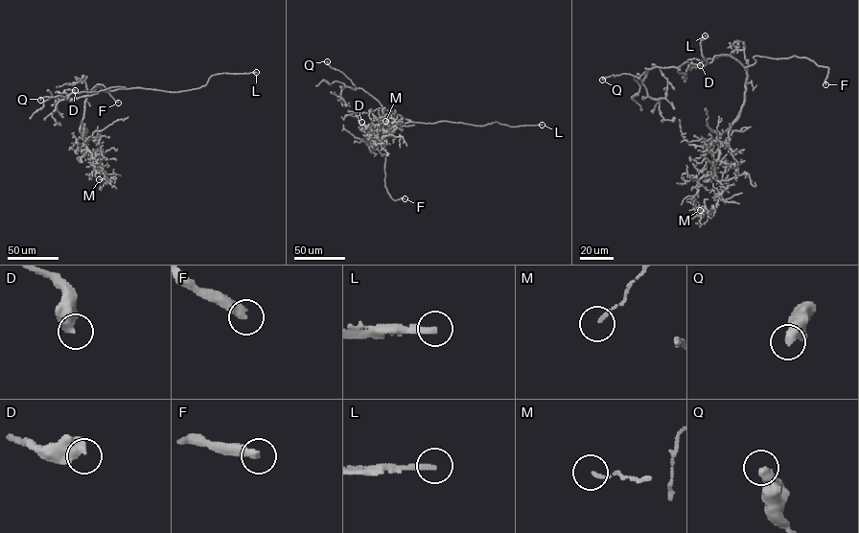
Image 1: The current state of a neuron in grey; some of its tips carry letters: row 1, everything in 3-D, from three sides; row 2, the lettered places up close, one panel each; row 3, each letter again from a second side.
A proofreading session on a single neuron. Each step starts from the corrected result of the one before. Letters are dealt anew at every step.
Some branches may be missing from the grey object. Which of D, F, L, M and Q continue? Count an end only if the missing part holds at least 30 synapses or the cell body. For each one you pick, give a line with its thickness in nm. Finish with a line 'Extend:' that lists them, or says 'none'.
F: Thickness 380 nm
L: Thickness 280 nm
Extend: F, L

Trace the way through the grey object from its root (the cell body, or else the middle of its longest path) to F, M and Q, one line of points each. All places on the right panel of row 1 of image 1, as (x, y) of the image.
F: (711, 61), (716, 56), (730, 56), (746, 67), (755, 62), (755, 56), (806, 57), (828, 68), (825, 84)
M: (711, 61), (730, 56), (747, 77), (739, 115), (719, 141), (714, 172), (722, 194), (714, 208), (700, 210)
Q: (711, 61), (703, 65), (699, 59), (689, 58), (678, 67), (645, 68), (638, 78), (622, 74), (602, 80)

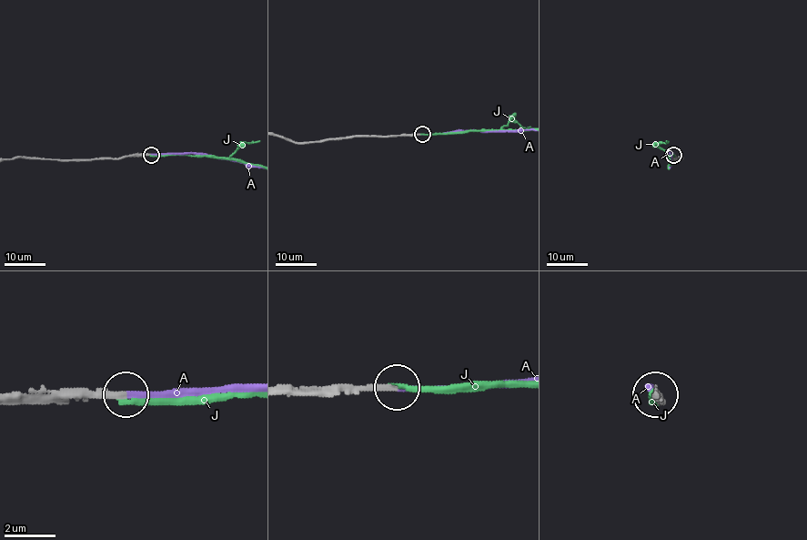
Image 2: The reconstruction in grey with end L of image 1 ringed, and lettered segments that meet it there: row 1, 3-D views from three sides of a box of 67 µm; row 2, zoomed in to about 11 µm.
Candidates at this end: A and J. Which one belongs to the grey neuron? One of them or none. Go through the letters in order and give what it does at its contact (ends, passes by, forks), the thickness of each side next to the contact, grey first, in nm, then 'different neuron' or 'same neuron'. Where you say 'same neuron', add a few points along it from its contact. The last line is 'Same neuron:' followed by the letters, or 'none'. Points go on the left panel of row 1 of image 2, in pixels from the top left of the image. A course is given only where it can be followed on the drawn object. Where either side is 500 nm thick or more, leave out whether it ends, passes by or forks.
A: it ends there; 280 nm thick on the grey side, 220 nm on the other; same neuron
J: it ends there; 280 nm thick on the grey side, 200 nm on the other; different neuron
Same neuron: A

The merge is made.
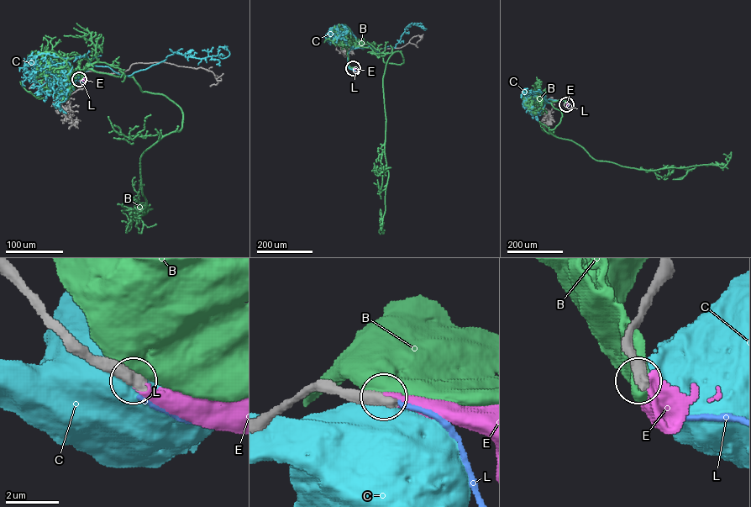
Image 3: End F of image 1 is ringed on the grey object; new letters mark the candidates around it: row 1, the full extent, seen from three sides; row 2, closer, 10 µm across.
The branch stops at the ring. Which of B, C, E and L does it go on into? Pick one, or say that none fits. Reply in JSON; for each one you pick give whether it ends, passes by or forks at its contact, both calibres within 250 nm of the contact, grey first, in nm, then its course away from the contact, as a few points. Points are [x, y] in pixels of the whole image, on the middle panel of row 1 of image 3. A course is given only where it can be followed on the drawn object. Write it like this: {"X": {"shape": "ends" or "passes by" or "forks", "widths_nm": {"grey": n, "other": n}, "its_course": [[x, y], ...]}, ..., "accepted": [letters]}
{"E": {"shape": "ends", "widths_nm": {"grey": 480, "other": 400}}, "accepted": ["E"]}

